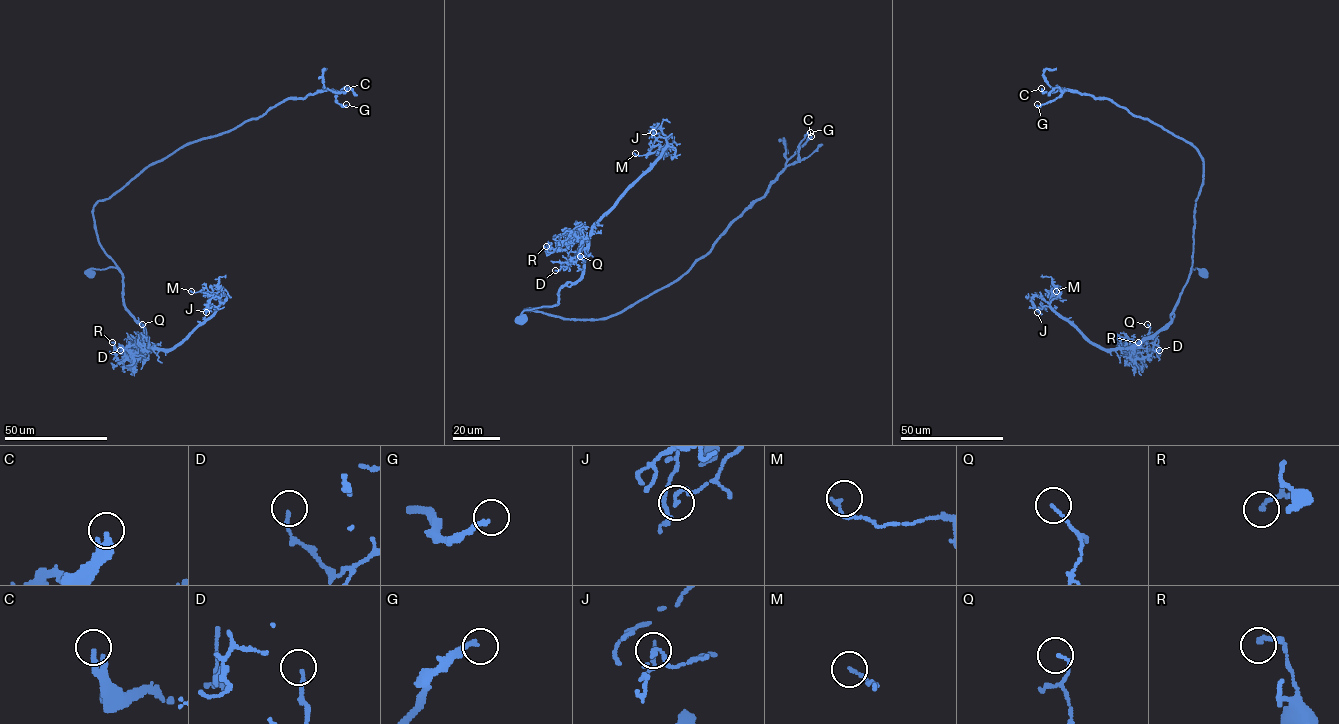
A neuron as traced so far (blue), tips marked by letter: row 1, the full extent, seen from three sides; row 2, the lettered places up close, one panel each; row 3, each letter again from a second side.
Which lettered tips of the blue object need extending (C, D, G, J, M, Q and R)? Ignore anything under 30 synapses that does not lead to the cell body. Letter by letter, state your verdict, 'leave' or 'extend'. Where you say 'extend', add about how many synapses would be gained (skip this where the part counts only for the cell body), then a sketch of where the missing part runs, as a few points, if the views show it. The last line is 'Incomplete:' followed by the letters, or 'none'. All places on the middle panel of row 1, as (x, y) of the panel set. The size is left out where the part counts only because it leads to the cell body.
C: leave
D: leave
G: extend; about 40 synapses; missing branch runs (810, 132), (825, 118), (831, 124)
J: leave
M: leave
Q: leave
R: leave
Incomplete: G

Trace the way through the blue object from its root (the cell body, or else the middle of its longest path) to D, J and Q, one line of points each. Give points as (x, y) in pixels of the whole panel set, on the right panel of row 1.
D: (1201, 273), (1191, 267), (1174, 318), (1144, 338), (1134, 353), (1142, 358), (1153, 347), (1159, 355), (1159, 350)
J: (1201, 273), (1191, 267), (1174, 318), (1150, 337), (1128, 347), (1099, 348), (1049, 307), (1038, 307), (1037, 312)
Q: (1201, 273), (1191, 267), (1173, 311), (1174, 318), (1152, 336), (1144, 338), (1135, 348), (1148, 335), (1147, 324)

